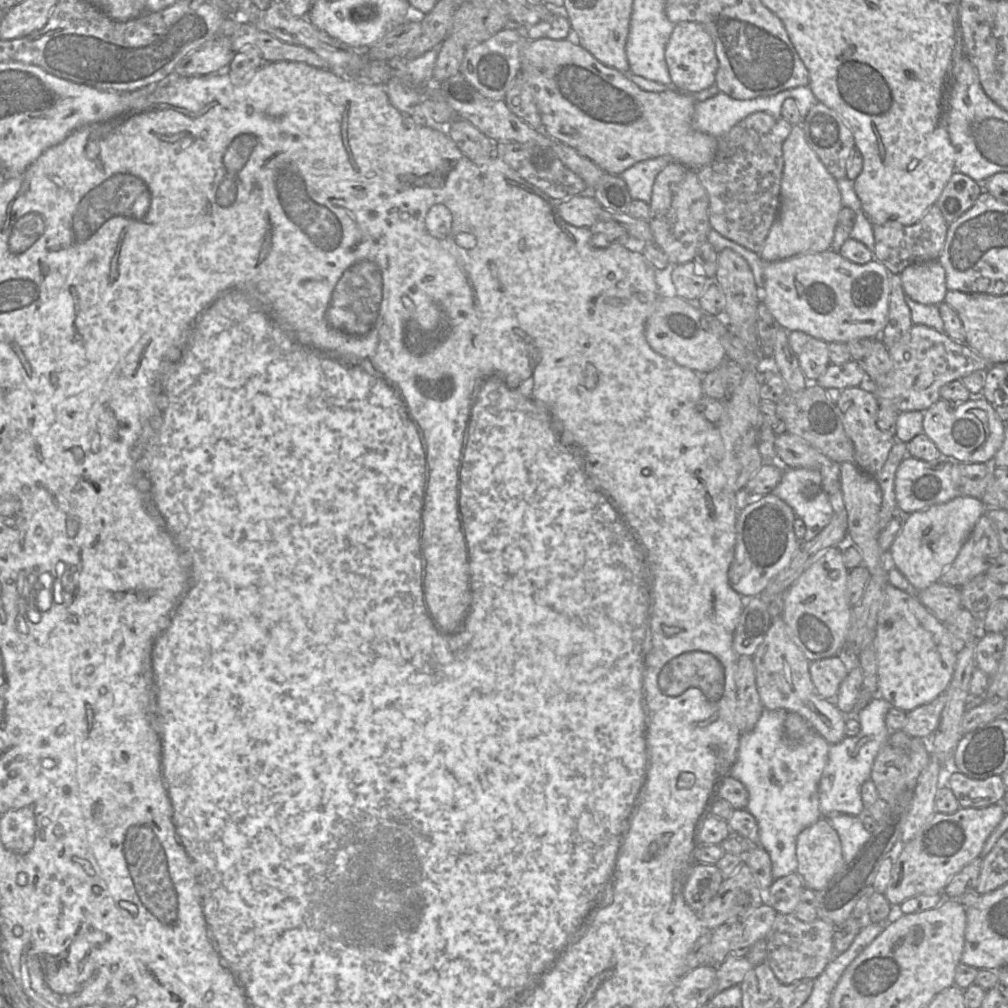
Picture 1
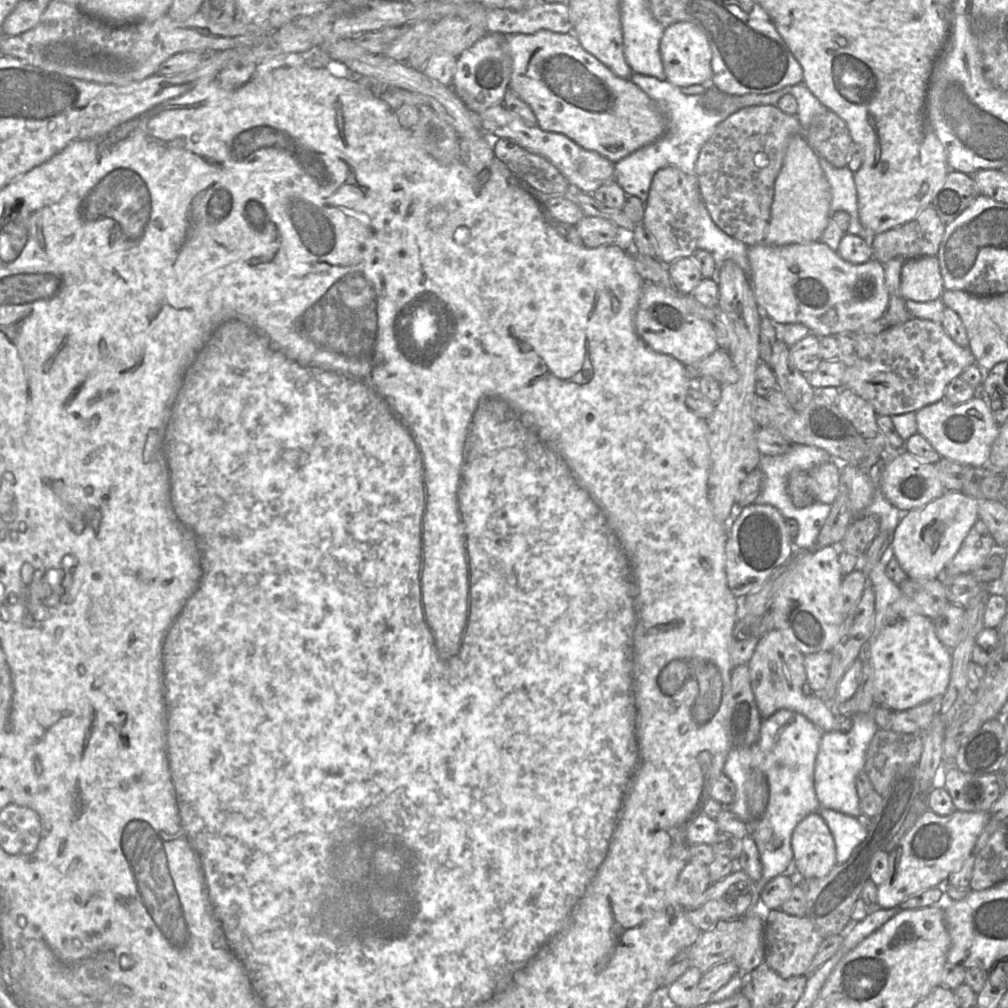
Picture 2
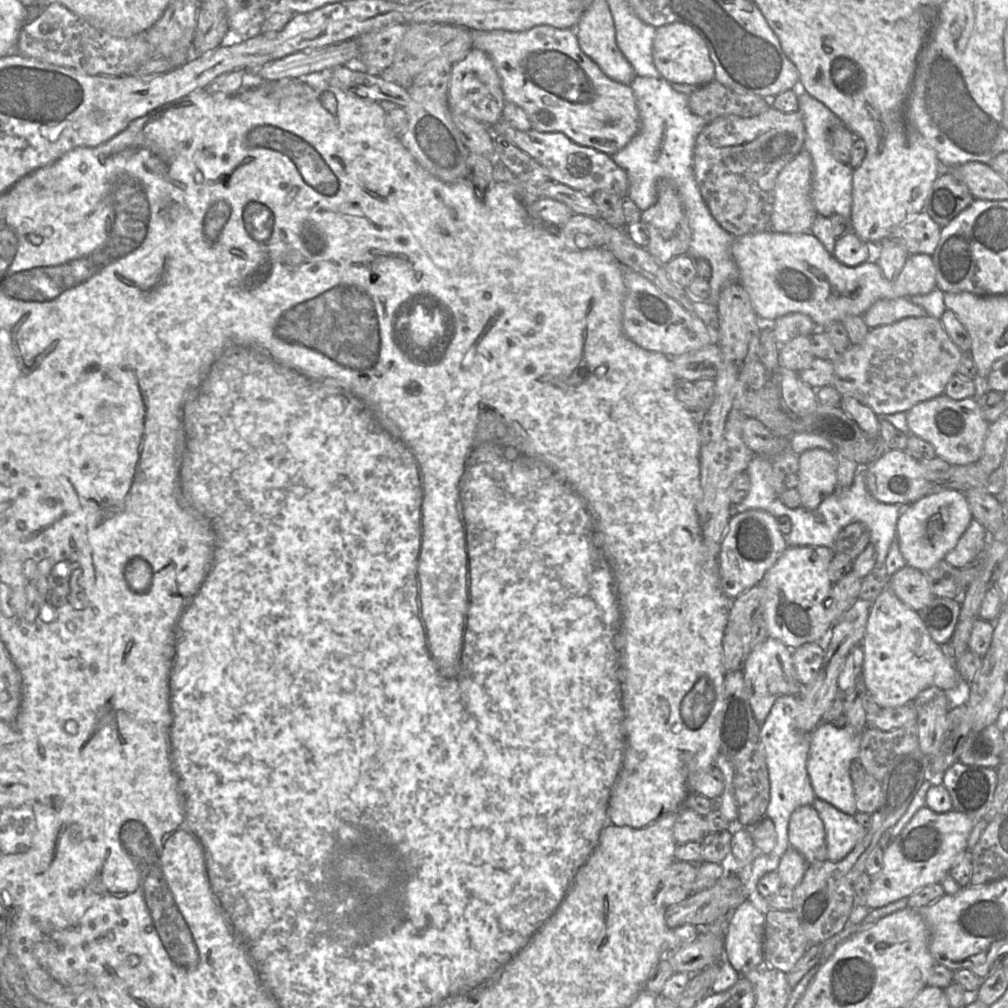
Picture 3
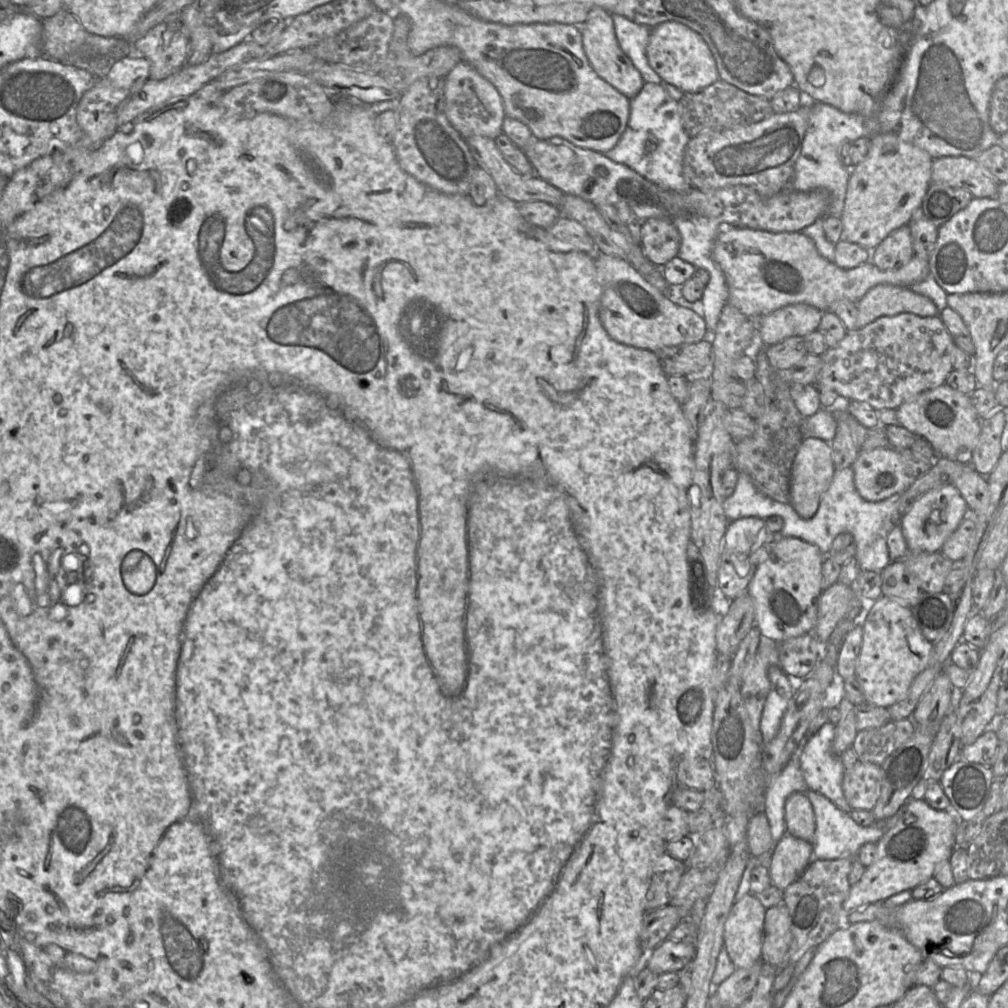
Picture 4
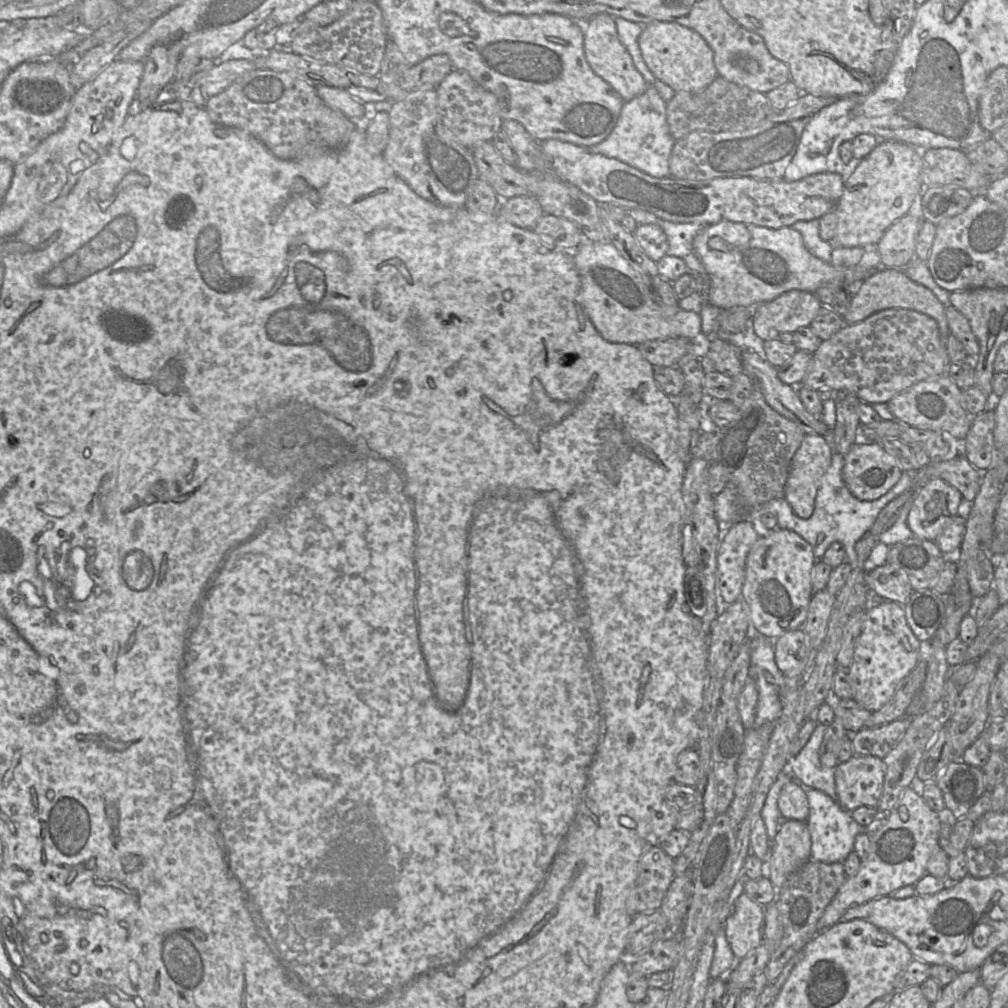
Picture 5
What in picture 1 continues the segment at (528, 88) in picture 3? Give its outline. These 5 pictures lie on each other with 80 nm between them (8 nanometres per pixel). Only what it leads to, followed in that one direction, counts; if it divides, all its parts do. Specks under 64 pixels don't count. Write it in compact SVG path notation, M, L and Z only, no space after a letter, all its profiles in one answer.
M539 38L536 40L527 41L522 49L520 74L524 77L524 80L532 93L538 111L541 115L542 131L550 138L560 141L575 149L579 154L594 162L606 173L620 175L637 162L659 156L670 156L676 162L692 170L698 170L710 164L716 155L718 138L697 131L693 127L693 116L697 101L691 96L691 94L678 91L675 88L669 88L663 92L645 91L631 81L629 78L629 73L620 72L601 63L585 48L580 45L573 44L568 39Z

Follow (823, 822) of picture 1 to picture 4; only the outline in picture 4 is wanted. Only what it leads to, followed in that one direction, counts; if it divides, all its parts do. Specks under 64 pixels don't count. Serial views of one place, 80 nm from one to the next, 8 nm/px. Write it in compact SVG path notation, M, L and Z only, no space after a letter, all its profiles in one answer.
M794 792L788 796L785 802L785 821L787 832L814 844L815 815L806 793Z

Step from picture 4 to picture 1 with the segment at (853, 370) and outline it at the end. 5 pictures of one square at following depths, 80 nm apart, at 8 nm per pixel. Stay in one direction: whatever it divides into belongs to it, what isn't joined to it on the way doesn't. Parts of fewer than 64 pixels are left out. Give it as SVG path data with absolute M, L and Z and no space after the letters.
M913 324L911 329L890 349L893 363L891 384L876 386L874 396L878 404L893 404L899 412L925 411L941 399L939 391L953 380L961 380L974 371L988 371L994 363L975 352L966 343L950 338L945 332L923 324Z

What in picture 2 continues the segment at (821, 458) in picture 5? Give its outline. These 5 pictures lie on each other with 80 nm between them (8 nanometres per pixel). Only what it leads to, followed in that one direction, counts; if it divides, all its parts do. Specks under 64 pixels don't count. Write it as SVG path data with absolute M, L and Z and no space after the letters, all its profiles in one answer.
M833 461L815 466L807 472L808 488L815 501L831 505L839 493L839 472L842 463Z

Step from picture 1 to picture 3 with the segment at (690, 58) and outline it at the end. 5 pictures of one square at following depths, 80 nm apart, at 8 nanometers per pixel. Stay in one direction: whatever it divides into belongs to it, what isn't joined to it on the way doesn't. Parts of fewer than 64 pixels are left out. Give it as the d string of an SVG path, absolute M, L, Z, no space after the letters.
M673 22L656 29L653 47L653 62L669 83L703 86L715 80L715 66L703 38L688 24Z

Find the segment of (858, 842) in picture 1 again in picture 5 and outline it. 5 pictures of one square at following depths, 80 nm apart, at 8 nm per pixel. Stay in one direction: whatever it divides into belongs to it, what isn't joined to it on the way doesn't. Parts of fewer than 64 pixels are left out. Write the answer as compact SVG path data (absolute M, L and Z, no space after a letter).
M801 785L806 792L809 803L809 815L806 820L811 836L811 859L815 861L834 863L842 862L854 852L855 837L867 833L868 828L858 824L851 813L845 810L838 801L818 789Z

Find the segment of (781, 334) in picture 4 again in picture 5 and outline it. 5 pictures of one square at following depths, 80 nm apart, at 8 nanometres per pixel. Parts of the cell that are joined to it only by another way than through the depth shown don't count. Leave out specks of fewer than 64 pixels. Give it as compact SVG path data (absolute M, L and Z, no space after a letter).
M792 290L752 309L752 326L763 341L785 332L807 327L818 314L822 303L814 293Z

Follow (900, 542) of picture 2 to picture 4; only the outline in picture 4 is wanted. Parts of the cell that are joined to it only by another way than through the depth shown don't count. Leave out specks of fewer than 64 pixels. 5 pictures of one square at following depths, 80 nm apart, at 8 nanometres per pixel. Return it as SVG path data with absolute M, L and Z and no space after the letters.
M944 484L927 491L901 518L901 528L910 551L941 551L946 539L958 528L968 509L959 490Z

